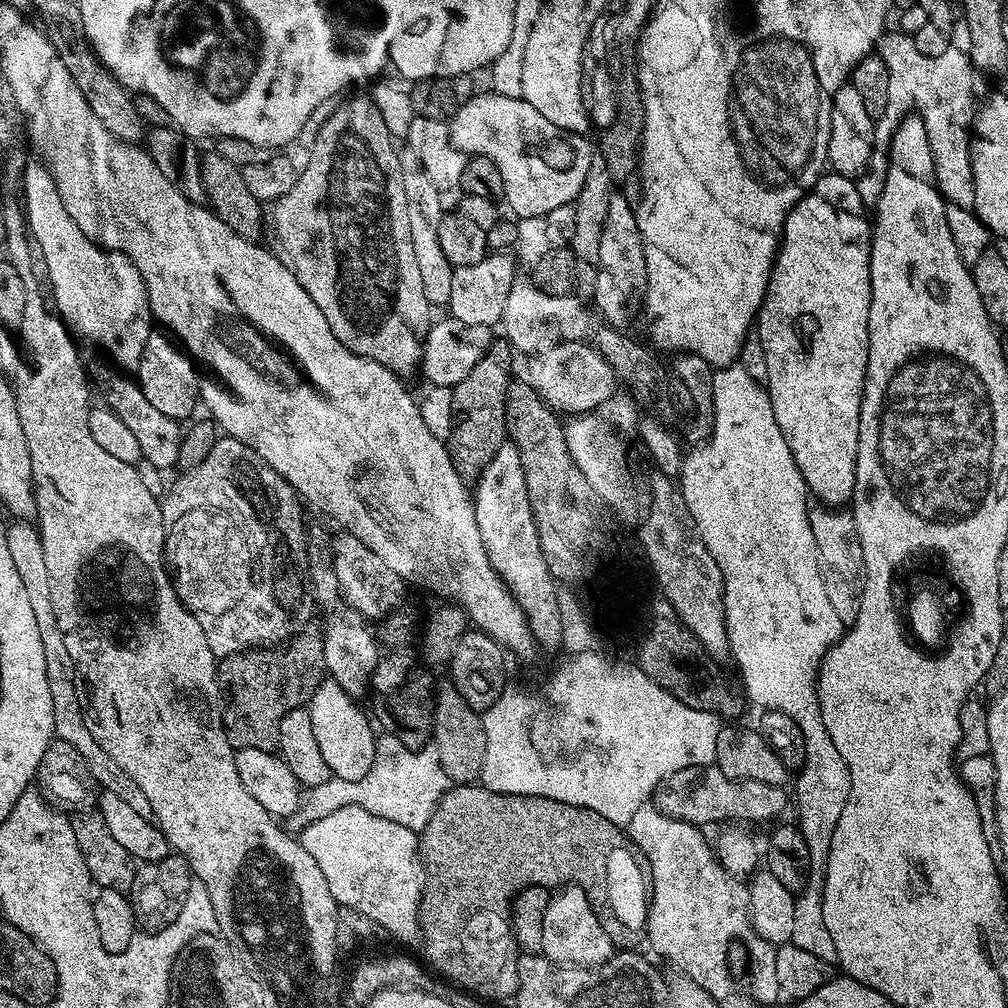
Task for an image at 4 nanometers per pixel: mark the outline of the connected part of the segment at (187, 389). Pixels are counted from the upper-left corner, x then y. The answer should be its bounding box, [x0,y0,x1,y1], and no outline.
[134,330,201,422]

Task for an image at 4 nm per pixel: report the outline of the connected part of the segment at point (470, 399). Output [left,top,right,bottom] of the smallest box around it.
[446,339,514,482]

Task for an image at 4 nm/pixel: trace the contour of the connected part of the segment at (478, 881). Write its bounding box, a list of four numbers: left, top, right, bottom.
[420,784,648,1000]

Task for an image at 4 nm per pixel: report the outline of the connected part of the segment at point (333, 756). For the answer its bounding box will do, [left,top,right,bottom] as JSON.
[307,678,377,781]

